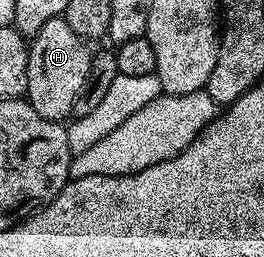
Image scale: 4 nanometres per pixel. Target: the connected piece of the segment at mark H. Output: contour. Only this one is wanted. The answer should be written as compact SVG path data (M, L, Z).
M64 17L47 20L47 24L43 24L29 42L24 97L33 105L35 112L39 112L39 116L64 123L73 113L75 96L79 96L79 88L83 88L92 59L93 54L85 39L71 32L71 24L67 24Z

